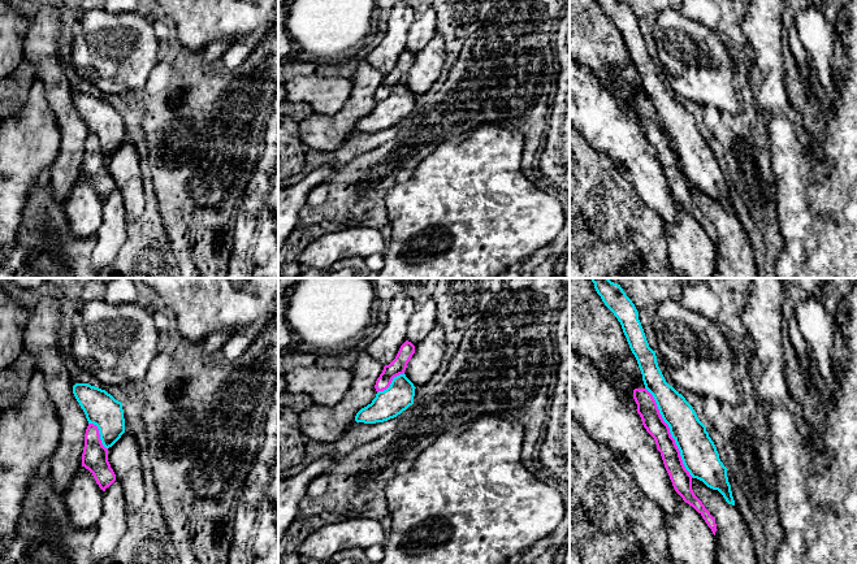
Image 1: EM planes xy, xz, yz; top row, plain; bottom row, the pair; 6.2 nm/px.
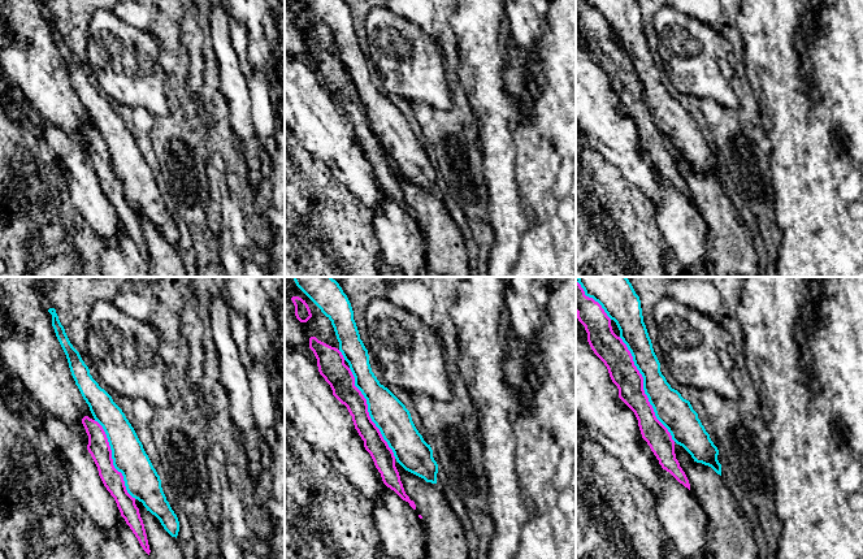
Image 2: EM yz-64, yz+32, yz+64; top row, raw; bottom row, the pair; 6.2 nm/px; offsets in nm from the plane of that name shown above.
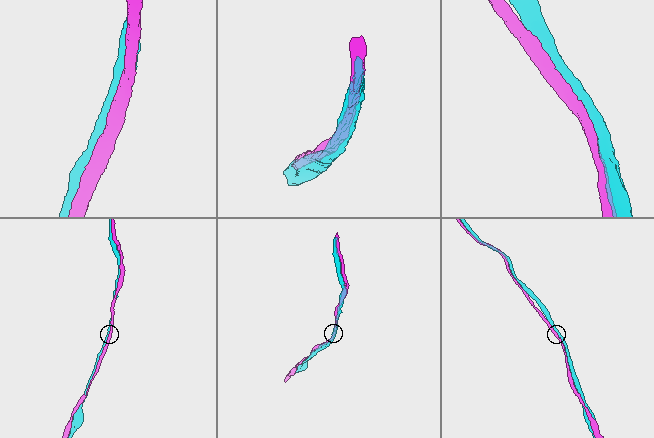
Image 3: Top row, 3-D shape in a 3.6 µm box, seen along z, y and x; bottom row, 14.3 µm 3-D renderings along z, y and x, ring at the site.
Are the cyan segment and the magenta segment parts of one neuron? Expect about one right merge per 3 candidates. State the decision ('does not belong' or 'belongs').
does not belong

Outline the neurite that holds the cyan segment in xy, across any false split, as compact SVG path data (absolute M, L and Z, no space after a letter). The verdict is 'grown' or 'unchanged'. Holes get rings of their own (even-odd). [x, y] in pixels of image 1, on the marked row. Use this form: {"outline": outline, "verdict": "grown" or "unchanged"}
{"outline": "M75 383L73 394L88 424L98 426L103 446L112 447L125 433L122 403L105 390L88 383Z", "verdict": "unchanged"}

